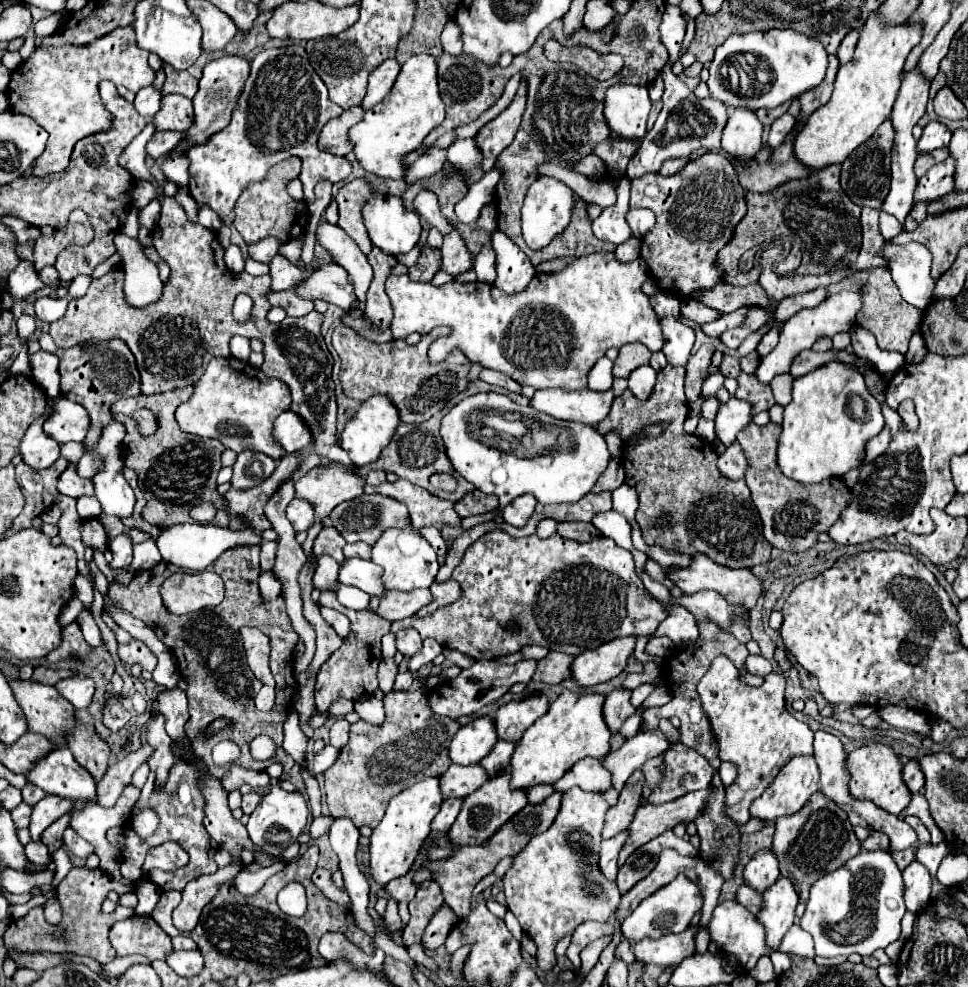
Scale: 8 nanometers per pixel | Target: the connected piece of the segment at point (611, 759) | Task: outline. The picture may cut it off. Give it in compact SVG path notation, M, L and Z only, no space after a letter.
M640 731L632 739L628 739L618 751L608 753L602 759L604 769L612 775L612 789L622 791L628 777L644 765L646 759L652 759L664 751L668 751L670 743L662 735L662 731Z

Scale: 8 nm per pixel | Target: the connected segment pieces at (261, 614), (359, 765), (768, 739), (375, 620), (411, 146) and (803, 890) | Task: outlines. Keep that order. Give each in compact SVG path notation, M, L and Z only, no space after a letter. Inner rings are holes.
M242 545L232 547L224 551L208 569L216 571L226 585L224 601L214 607L200 613L190 615L174 615L164 609L160 601L158 587L164 581L164 573L170 571L170 563L160 561L156 567L148 571L138 571L134 579L128 585L112 583L108 587L108 599L114 607L120 607L134 615L136 619L144 621L156 637L172 649L172 653L178 659L178 671L188 683L188 711L189 719L185 725L185 732L192 739L192 746L196 747L196 755L206 761L211 775L220 779L224 773L212 765L212 747L223 740L234 741L242 749L242 757L238 759L238 765L252 771L266 771L270 763L256 763L250 755L250 741L256 735L270 735L278 747L284 739L284 715L288 715L294 695L298 691L298 681L294 675L294 645L296 645L296 631L290 625L290 617L284 609L284 601L264 601L258 593L258 553L260 545ZM240 627L258 627L260 631L268 631L270 643L272 643L272 657L270 667L272 675L276 679L276 705L270 713L260 713L254 705L252 697L252 671L248 667L248 661L244 657L244 647L240 641ZM216 717L226 717L234 721L234 727L230 731L218 733L214 737L206 735L208 723L212 723Z
M418 687L410 691L390 691L384 697L386 721L382 727L372 727L362 719L350 727L350 741L342 747L336 763L324 773L326 799L332 817L348 817L356 827L368 825L374 829L382 821L388 801L394 795L402 793L404 789L408 789L416 781L422 781L424 777L440 777L450 767L452 761L448 757L448 745L460 729L460 723L452 717L434 715L428 705L428 691L428 687Z
M724 655L712 661L708 673L698 683L702 709L710 719L720 759L732 761L740 769L736 781L726 787L726 813L734 823L750 819L750 803L764 793L770 781L774 781L778 771L794 755L812 755L812 729L788 713L784 691L786 677L782 673L766 675L760 687L746 685L740 681L734 663Z
M322 593L320 595L322 605L338 609L340 613L344 613L350 623L352 623L352 631L348 637L344 637L344 643L338 651L334 651L326 663L322 663L318 675L316 675L316 707L318 711L328 711L330 705L338 699L350 699L350 701L358 701L360 697L370 693L370 685L368 679L376 679L376 671L378 665L382 661L382 649L380 649L380 639L382 635L386 635L390 631L390 621L384 617L378 617L376 611L372 609L364 609L364 611L354 611L348 607L342 607L336 597L332 593ZM368 677L368 679L366 679Z
M432 55L410 57L392 87L392 93L376 107L368 109L364 119L352 127L352 141L356 159L368 173L402 179L402 157L422 145L424 137L444 121L444 101L438 91L438 59Z
M816 791L808 799L804 809L776 819L772 849L780 857L780 873L796 881L800 901L806 901L814 881L842 867L848 857L856 857L862 851L862 845L854 833L854 827L848 823L846 811L842 811L834 801L824 797L822 791Z

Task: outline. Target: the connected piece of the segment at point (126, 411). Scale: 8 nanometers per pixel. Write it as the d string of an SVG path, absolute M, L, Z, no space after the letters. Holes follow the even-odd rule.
M182 387L182 389L174 389L168 393L158 393L158 395L138 395L138 397L130 397L124 401L116 401L116 405L112 405L112 411L116 413L116 421L124 423L128 433L122 441L124 445L124 465L132 467L138 473L138 481L140 481L140 489L146 495L148 503L144 507L144 519L152 525L164 525L164 517L174 517L176 513L180 513L180 523L190 521L188 511L194 505L212 501L214 505L218 505L218 521L226 523L226 517L222 515L222 505L224 505L224 497L218 493L216 489L216 475L220 471L220 455L224 451L224 445L218 439L202 439L196 435L188 435L182 433L178 429L178 423L174 419L174 415L162 415L162 407L178 407L180 403L188 401L192 397L194 389L190 387ZM150 407L160 407L160 415L158 415L158 429L154 433L154 437L142 437L136 419L132 417L132 411L138 409L150 409Z

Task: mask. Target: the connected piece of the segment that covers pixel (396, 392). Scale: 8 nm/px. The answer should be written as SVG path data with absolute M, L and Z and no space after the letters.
M338 325L332 335L332 345L342 359L340 383L344 387L344 395L350 399L366 401L368 397L382 393L382 395L392 397L394 405L400 409L400 417L404 423L418 425L430 419L432 415L436 415L438 411L446 407L446 401L450 401L452 397L456 397L470 385L468 373L470 373L472 363L462 353L452 353L450 359L440 365L432 365L426 357L428 345L444 331L448 329L436 327L428 335L424 335L418 345L410 347L402 339L394 339L380 345L370 343L358 337L352 329Z

